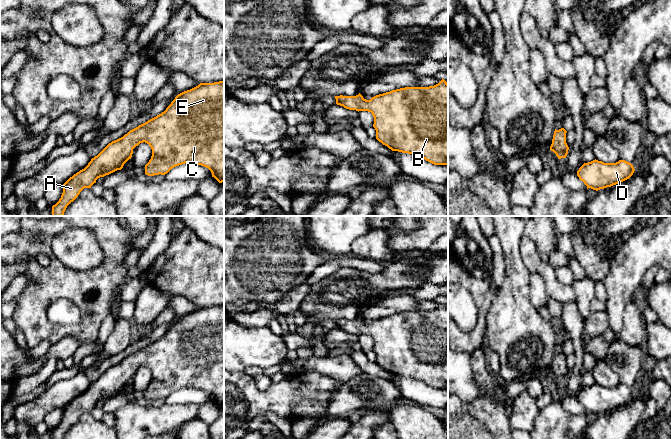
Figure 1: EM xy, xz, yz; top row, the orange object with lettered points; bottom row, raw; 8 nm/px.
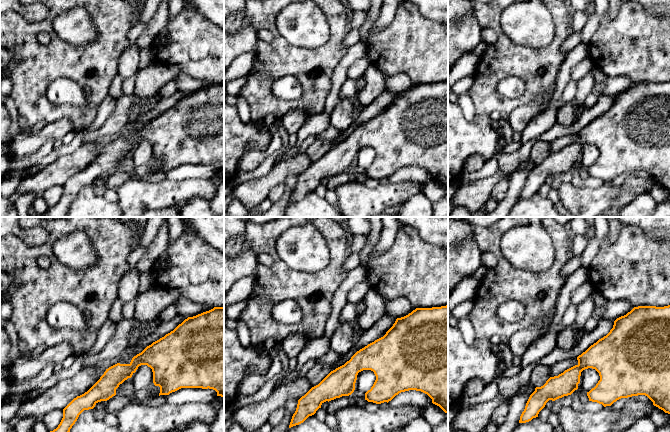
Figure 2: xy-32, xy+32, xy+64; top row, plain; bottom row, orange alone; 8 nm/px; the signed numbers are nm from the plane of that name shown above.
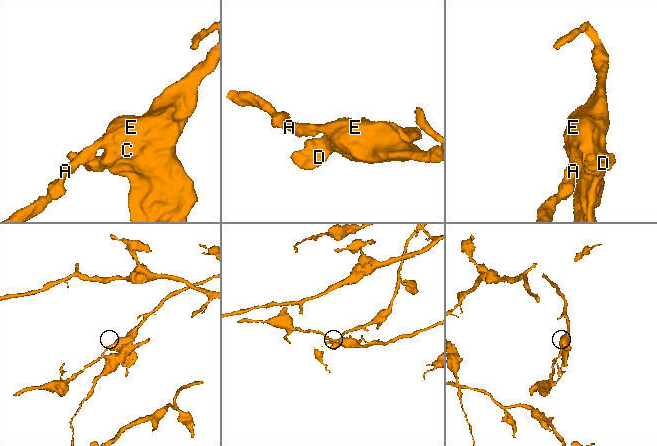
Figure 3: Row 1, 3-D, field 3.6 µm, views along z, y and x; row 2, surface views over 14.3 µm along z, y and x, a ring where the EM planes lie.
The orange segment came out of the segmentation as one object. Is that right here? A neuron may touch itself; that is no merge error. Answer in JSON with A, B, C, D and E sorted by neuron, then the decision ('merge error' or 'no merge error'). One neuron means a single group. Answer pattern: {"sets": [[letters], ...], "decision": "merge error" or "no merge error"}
{"sets": [["A", "B", "C", "D", "E"]], "decision": "no merge error"}

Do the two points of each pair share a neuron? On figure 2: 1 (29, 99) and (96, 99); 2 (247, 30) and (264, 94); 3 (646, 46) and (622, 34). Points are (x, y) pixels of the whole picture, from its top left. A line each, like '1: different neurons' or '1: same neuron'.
1: same neuron
2: different neurons
3: same neuron

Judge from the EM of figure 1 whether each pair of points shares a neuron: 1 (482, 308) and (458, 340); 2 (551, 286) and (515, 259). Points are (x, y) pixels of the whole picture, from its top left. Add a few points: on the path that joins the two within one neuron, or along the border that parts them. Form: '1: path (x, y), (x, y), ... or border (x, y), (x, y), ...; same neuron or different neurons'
1: path (482, 318), (480, 327), (468, 339); same neuron
2: border (520, 245), (522, 262), (530, 272); different neurons

